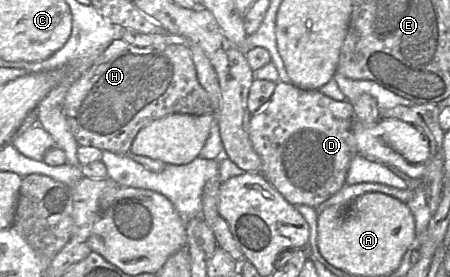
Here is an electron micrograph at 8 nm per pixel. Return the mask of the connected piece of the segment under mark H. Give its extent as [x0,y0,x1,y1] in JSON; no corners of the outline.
[64,38,213,155]

